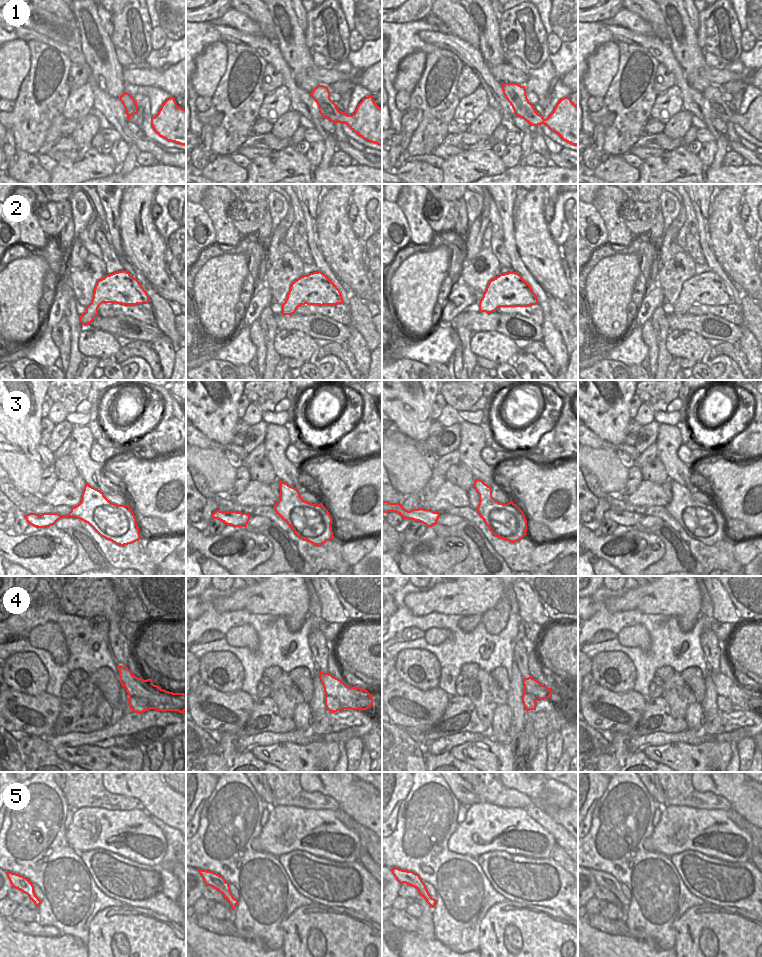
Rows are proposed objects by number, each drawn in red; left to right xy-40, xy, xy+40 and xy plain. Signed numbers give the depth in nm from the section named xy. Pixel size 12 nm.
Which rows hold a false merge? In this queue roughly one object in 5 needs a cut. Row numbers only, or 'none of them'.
4

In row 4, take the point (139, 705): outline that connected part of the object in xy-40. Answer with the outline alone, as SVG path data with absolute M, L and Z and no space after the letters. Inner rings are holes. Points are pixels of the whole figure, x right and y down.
M129 697L128 704L129 708L136 713L143 713L147 710L152 709L149 701L140 697Z

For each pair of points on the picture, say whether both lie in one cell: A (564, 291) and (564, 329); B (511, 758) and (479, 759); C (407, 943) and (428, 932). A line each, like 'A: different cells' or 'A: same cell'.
A: different cells
B: same cell
C: different cells

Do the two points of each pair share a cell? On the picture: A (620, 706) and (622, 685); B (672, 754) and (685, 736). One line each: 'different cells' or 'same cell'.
A: different cells
B: different cells

